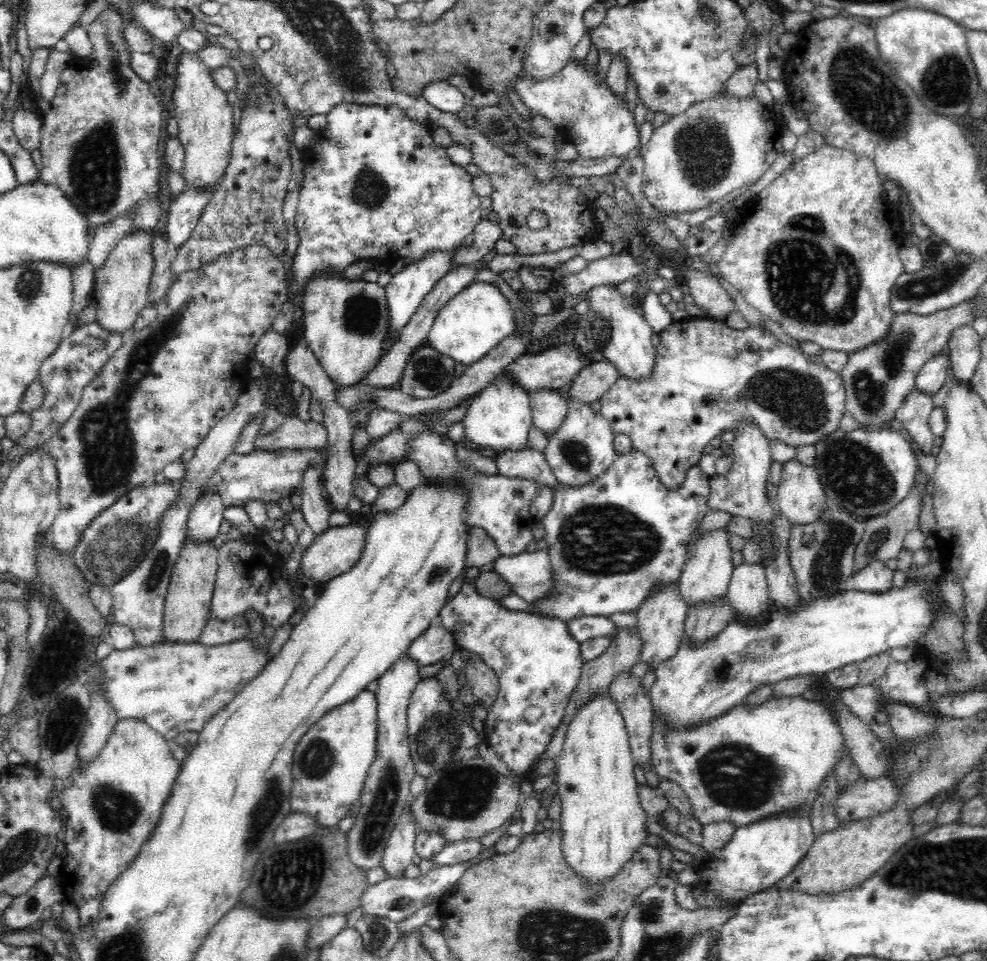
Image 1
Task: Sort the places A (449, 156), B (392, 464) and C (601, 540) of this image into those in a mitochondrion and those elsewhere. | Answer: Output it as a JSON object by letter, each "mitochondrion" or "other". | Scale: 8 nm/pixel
{"A":"other","B":"other","C":"mitochondrion"}

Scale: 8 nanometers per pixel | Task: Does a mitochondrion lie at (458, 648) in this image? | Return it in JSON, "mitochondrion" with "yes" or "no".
{"mitochondrion":"no"}

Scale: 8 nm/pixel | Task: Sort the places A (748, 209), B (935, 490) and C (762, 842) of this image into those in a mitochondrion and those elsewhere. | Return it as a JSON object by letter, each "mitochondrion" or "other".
{"A":"other","B":"other","C":"other"}

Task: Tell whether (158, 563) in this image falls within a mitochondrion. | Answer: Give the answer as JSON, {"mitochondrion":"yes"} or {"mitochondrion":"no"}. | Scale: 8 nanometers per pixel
{"mitochondrion":"yes"}

